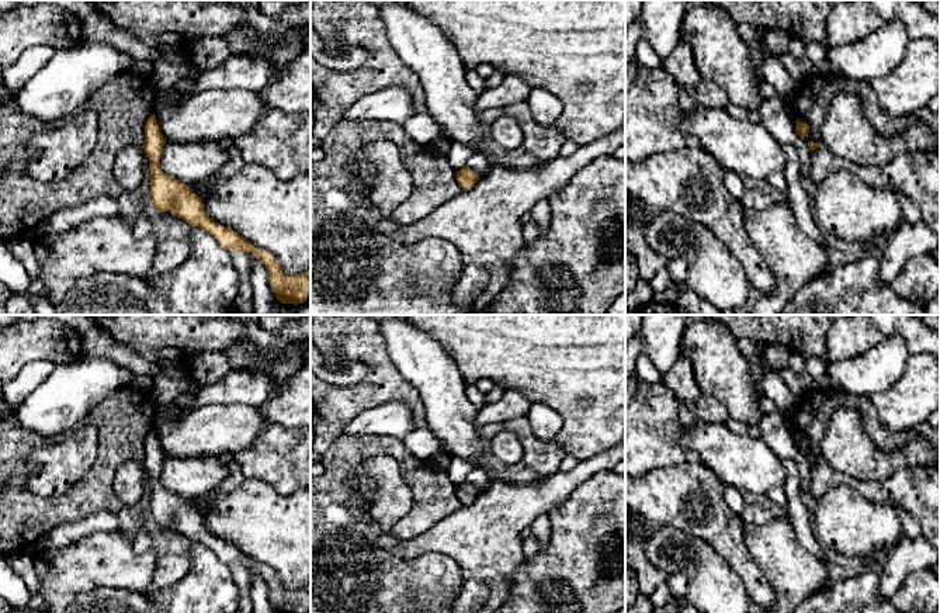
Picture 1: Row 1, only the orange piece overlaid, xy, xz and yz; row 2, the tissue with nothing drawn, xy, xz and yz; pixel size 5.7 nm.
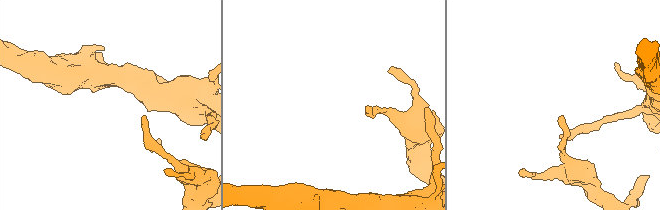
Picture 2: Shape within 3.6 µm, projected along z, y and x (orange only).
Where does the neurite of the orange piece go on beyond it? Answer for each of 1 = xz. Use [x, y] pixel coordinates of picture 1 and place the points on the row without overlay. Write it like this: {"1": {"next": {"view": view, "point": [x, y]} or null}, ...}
{"1": {"next": null}}

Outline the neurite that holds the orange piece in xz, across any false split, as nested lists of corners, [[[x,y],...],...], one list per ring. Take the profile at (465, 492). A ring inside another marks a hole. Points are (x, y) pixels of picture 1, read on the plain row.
[[[466,481],[457,486],[457,496],[462,506],[471,505],[478,495],[479,489]]]

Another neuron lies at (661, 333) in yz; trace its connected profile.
[[[644,315],[639,329],[645,353],[666,373],[680,357],[680,342],[690,322],[690,315]]]

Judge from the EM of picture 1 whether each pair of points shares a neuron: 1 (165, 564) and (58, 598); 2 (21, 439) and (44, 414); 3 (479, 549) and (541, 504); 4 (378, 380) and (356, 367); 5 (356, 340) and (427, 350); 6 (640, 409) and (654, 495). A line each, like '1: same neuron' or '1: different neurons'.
1: different neurons
2: different neurons
3: same neuron
4: different neurons
5: different neurons
6: different neurons

